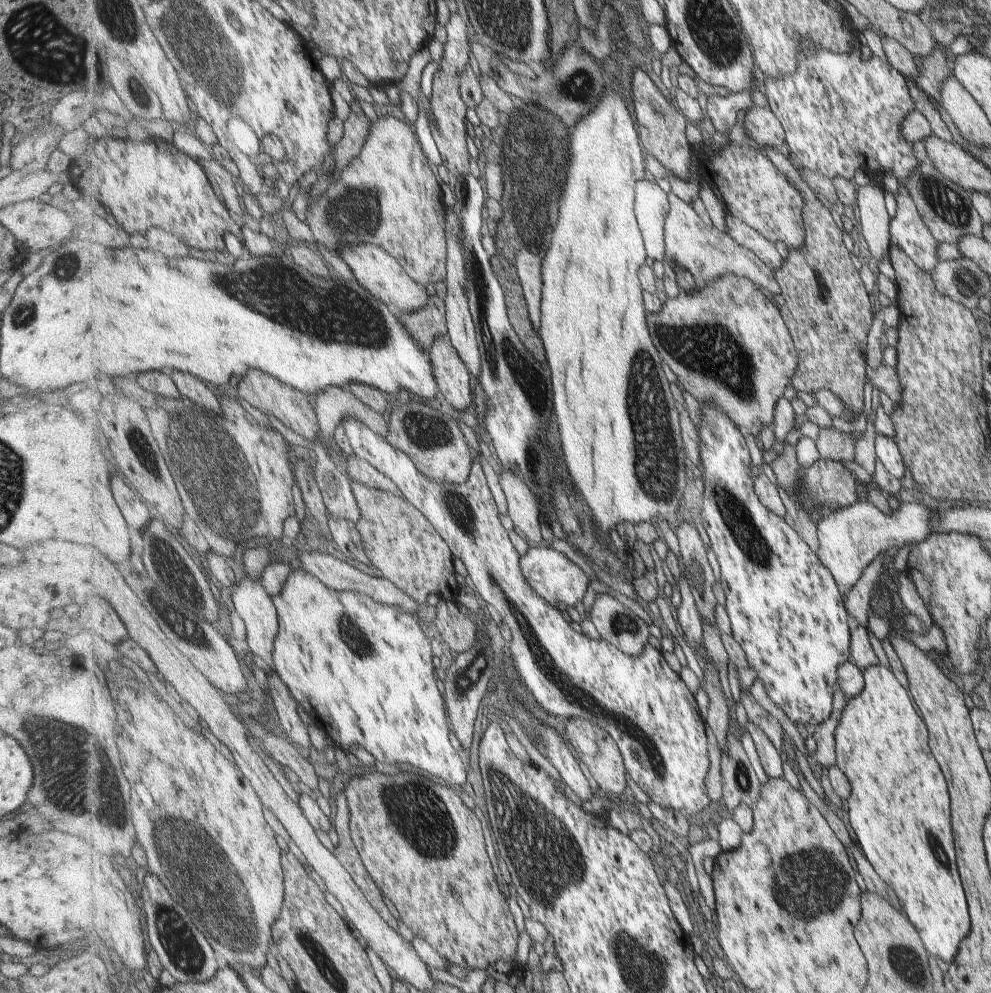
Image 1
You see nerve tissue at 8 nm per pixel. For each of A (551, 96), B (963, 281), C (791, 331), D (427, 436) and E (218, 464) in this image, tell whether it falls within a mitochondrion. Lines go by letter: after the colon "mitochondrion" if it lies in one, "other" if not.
A: mitochondrion
B: mitochondrion
C: other
D: mitochondrion
E: mitochondrion

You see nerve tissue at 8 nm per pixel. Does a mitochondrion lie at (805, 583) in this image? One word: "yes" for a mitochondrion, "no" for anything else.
no

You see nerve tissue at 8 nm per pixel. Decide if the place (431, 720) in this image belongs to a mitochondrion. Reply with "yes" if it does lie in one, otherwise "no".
no

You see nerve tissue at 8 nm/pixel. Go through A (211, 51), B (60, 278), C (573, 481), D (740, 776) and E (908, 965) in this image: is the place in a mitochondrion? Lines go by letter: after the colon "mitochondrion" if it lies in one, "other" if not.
A: mitochondrion
B: mitochondrion
C: other
D: mitochondrion
E: mitochondrion

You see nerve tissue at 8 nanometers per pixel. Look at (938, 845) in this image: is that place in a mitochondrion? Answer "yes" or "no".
yes

